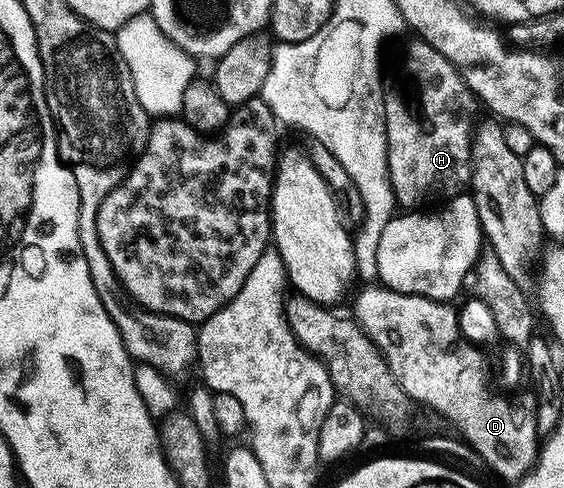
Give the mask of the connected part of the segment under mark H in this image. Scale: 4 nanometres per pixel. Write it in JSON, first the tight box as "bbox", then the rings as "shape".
{"bbox":[384,38,482,210],"shape":[[[412,38],[404,52],[400,73],[384,94],[384,121],[388,143],[388,177],[397,205],[404,210],[420,210],[437,202],[447,202],[461,195],[472,183],[472,139],[477,127],[476,111],[482,105],[455,68],[434,46]]]}

